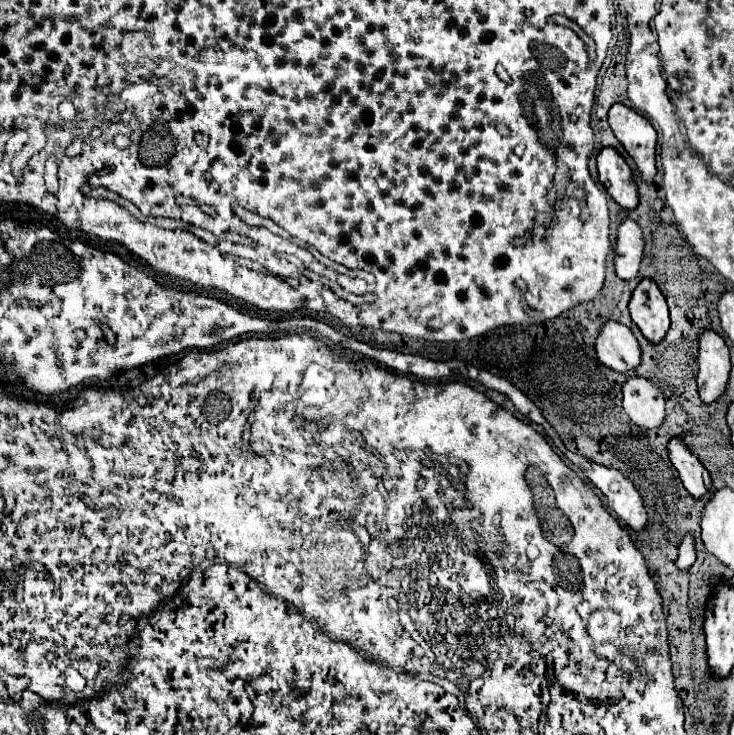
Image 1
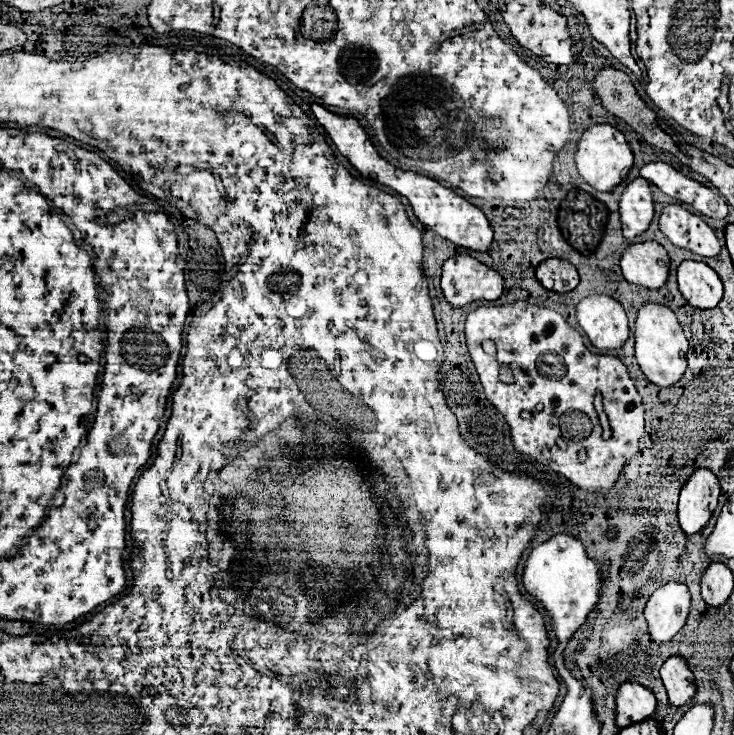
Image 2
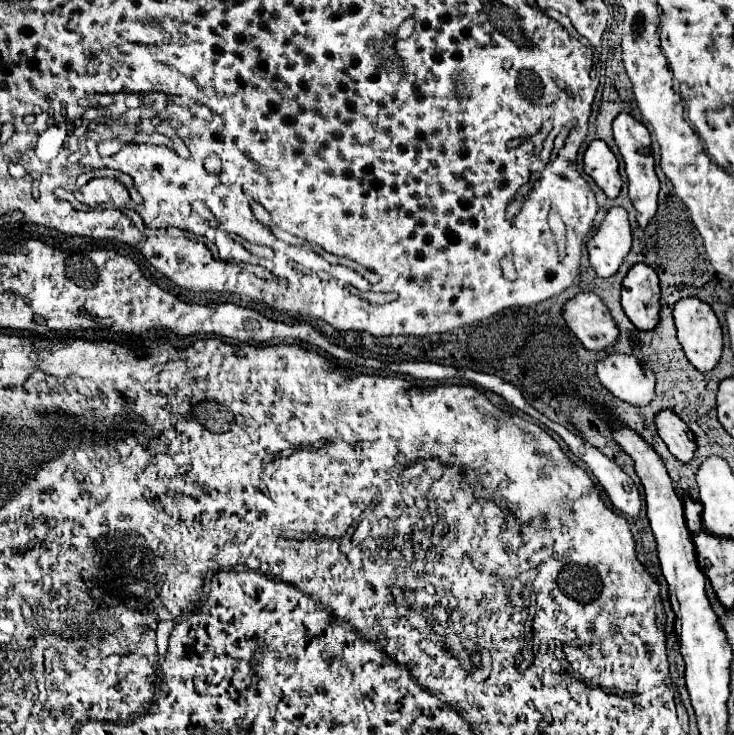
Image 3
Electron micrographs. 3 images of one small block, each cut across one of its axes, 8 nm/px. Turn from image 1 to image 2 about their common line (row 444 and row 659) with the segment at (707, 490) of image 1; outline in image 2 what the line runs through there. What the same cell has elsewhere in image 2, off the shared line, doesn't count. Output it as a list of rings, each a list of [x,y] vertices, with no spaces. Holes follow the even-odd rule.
[[[682,656],[668,658],[668,662],[664,662],[660,668],[660,676],[672,706],[682,706],[688,698],[694,696],[696,680],[692,670],[686,664],[686,658]]]

